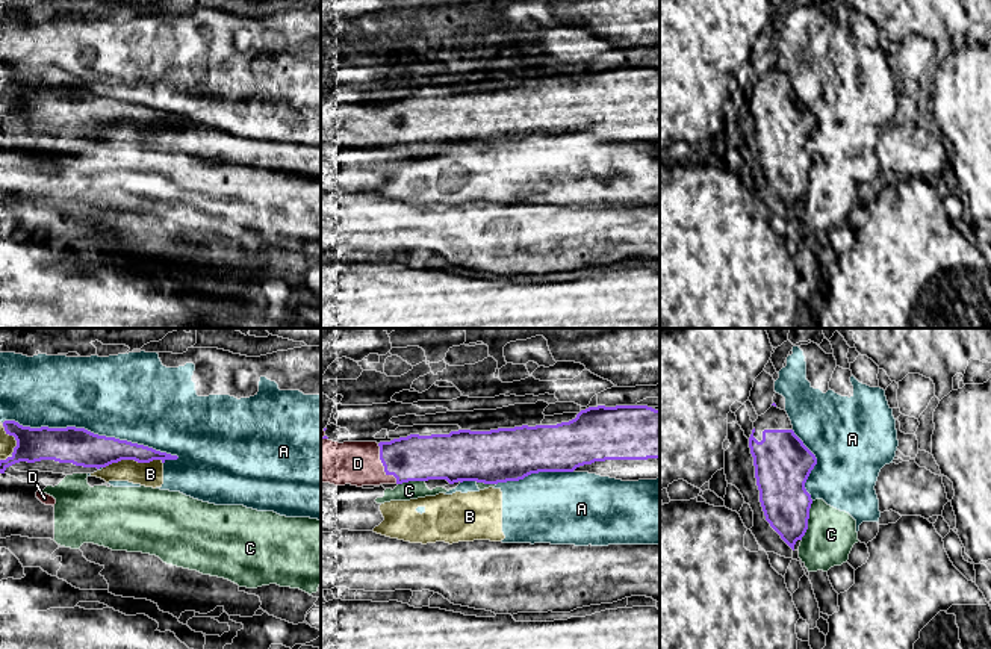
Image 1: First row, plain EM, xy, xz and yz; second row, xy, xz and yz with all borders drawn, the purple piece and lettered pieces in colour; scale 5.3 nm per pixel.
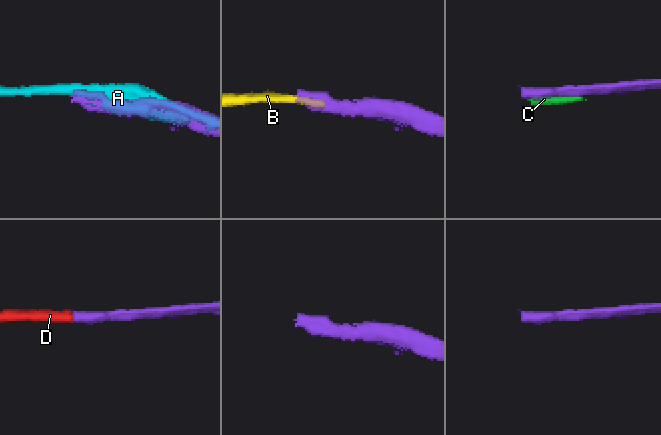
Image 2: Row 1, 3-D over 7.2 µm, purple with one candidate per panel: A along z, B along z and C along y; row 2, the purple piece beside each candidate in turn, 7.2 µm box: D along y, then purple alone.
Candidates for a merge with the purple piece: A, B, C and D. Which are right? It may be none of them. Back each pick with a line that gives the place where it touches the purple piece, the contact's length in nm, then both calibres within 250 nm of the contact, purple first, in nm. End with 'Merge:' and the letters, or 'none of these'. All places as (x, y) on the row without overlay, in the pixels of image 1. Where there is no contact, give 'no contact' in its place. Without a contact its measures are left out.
D: xz (383, 126) | 240 nm | 240/240 nm
Merge: D

